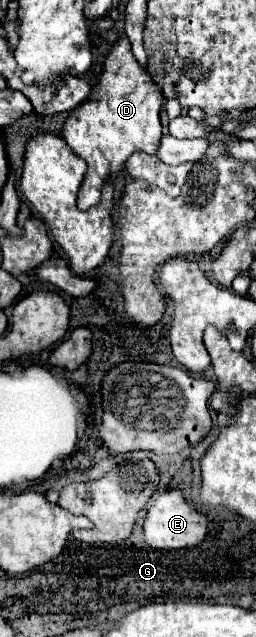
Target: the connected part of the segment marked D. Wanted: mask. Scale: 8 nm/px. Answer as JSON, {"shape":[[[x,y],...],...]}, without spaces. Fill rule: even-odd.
{"shape":[[[120,38],[104,60],[104,72],[100,82],[92,88],[88,100],[74,108],[64,124],[64,140],[72,152],[88,162],[88,172],[78,192],[78,208],[88,210],[100,202],[102,186],[116,176],[130,154],[142,150],[146,154],[156,154],[162,138],[160,108],[162,92],[152,82],[146,68],[142,68],[132,56],[128,38]]]}

